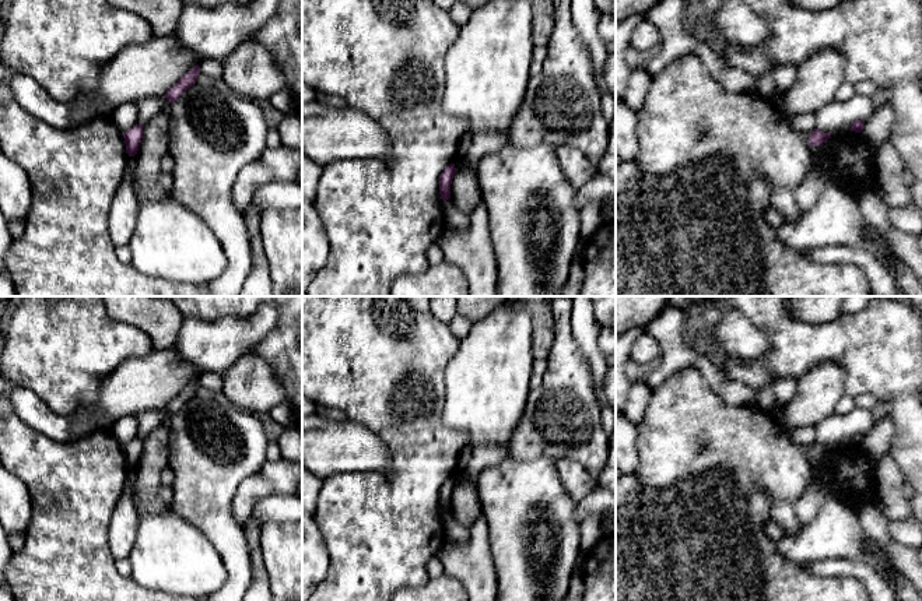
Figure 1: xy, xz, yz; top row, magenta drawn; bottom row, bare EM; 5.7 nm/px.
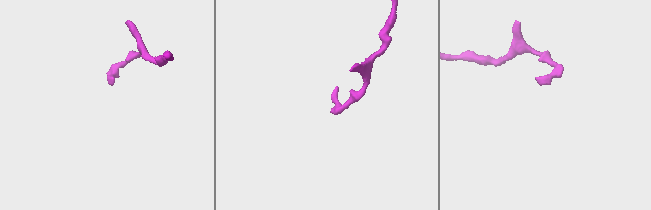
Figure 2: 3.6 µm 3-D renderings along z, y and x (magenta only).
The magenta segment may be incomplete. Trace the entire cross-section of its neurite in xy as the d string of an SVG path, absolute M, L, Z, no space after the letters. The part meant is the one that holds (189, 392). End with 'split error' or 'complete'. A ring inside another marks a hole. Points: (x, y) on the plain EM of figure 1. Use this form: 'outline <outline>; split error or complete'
outline M196 377L189 383L168 405L166 411L171 417L175 415L187 401L196 397L196 391L200 389L200 379Z; complete

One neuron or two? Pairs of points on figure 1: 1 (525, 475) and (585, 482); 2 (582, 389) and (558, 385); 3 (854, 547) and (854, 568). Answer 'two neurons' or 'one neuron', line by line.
1: two neurons
2: one neuron
3: two neurons

